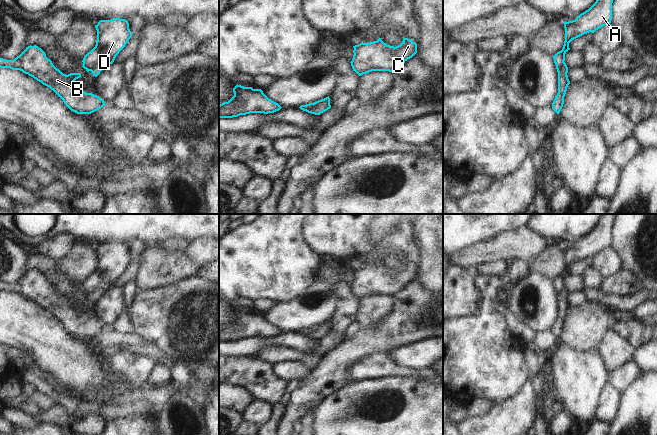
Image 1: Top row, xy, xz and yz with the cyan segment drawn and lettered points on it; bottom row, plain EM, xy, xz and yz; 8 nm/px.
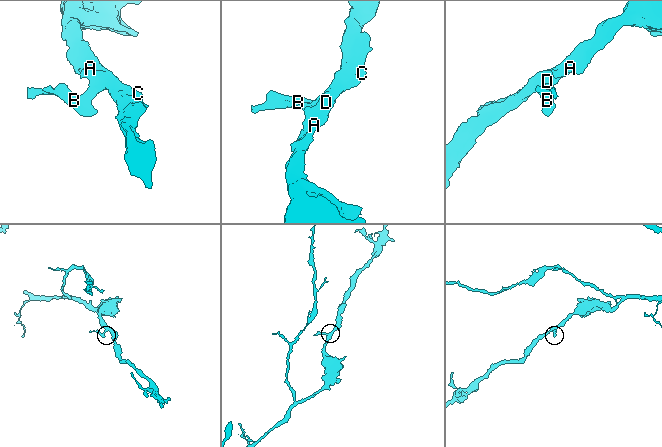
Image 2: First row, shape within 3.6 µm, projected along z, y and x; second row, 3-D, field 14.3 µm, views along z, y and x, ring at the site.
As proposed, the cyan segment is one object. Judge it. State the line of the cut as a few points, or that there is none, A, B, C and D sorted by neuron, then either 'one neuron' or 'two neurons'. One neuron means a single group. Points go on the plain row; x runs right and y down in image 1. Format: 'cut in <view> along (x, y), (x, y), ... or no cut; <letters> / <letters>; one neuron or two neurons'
no cut; A B C D; one neuron

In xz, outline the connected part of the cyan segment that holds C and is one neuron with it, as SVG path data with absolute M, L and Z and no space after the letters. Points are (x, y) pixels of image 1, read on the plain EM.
M379 262L353 272L354 279L350 287L359 300L372 295L393 296L417 277L417 268L408 262L403 262L403 266L396 271L387 269Z

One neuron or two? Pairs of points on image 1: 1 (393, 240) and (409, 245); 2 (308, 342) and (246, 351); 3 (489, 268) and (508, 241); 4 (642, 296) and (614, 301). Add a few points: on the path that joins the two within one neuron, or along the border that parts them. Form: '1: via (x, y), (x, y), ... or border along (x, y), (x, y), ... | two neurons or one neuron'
1: via (397, 241), (401, 241), (405, 245) | one neuron
2: via (293, 340), (261, 341) | one neuron
3: border along (507, 261), (480, 262), (476, 266) | two neurons
4: via (635, 300), (621, 301) | one neuron

